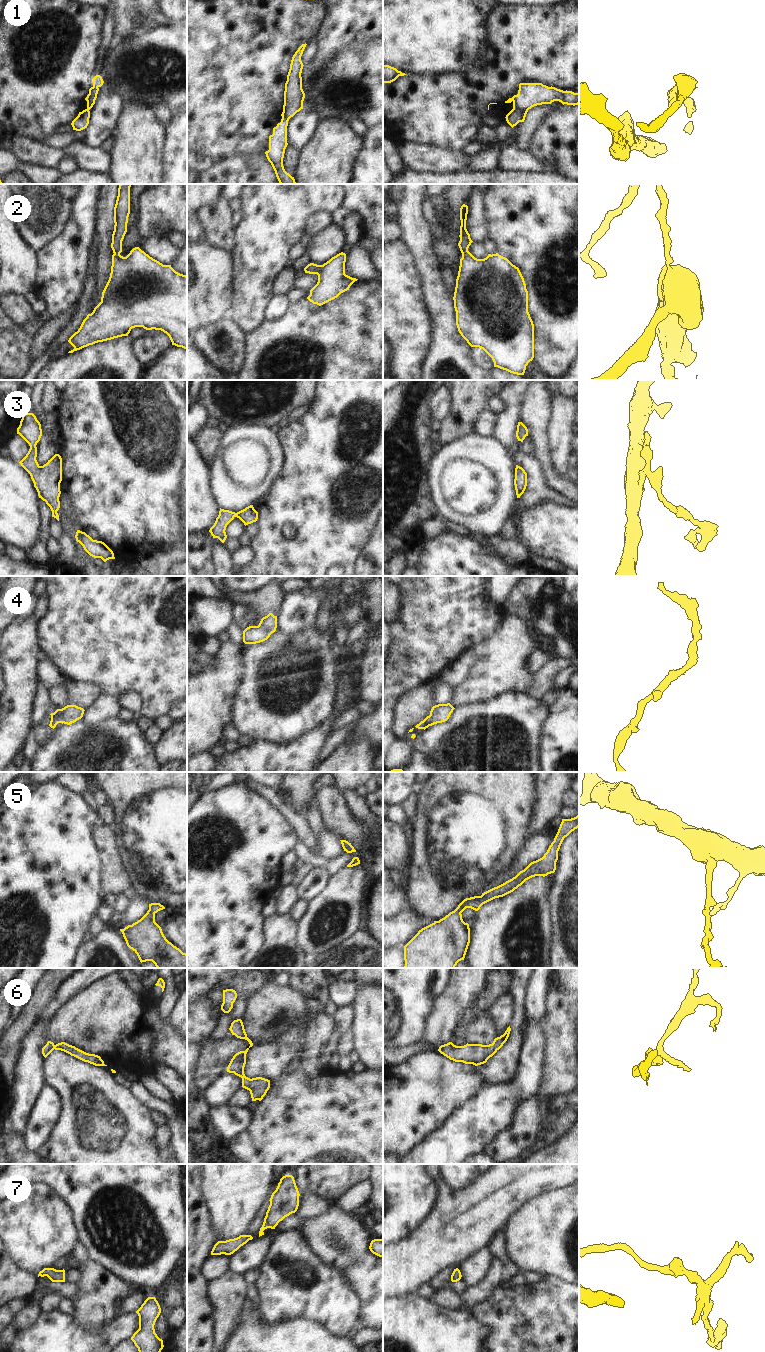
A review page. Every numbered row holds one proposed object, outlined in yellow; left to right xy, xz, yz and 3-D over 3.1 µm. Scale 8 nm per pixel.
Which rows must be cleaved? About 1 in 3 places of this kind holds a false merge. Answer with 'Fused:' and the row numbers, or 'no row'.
Fused: 1

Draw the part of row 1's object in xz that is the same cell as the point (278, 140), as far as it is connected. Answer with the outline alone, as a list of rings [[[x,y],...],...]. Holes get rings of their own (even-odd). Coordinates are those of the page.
[[[282,117],[281,122],[273,128],[269,136],[269,150],[265,152],[280,184],[296,184],[294,177],[287,173],[283,166],[283,158],[287,143],[288,119]]]

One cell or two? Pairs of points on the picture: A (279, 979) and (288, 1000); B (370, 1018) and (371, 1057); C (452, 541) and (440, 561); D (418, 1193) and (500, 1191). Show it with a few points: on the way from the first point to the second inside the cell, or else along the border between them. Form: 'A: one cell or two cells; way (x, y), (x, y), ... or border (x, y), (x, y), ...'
A: two cells; border (272, 982), (278, 985), (287, 985)
B: one cell; way (371, 1028), (371, 1047)
C: one cell; way (452, 546), (445, 556)
D: two cells; border (430, 1174), (437, 1186), (437, 1200), (428, 1215)

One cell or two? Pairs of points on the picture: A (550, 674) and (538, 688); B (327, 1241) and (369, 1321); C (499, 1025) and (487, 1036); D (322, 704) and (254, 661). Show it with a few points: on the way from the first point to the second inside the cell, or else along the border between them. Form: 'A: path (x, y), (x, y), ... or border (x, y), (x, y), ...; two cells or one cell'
A: path (547, 677), (541, 685); one cell
B: path (347, 1261), (369, 1283), (369, 1301); one cell
C: border (489, 1014), (493, 1023), (495, 1037); two cells
D: path (295, 713), (282, 717), (260, 708), (255, 688); one cell

